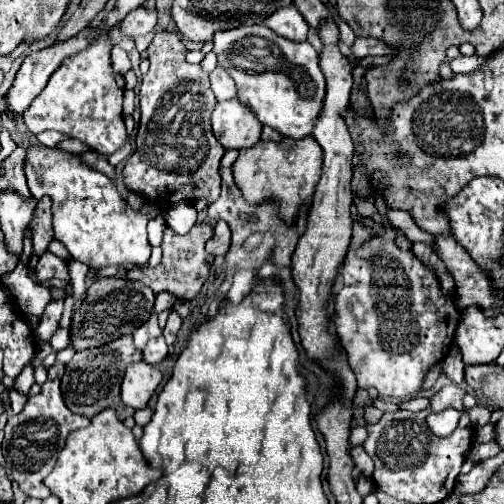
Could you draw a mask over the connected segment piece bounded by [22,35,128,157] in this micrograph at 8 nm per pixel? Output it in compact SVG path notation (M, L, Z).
M104 35L104 39L98 39L88 51L64 59L64 63L52 73L44 91L22 113L32 135L50 129L60 131L70 139L86 143L92 151L104 157L110 157L126 145L128 133L122 117L124 79L112 69L110 49L112 39Z

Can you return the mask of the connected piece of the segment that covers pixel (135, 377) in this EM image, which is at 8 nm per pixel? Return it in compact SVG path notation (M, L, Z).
M132 363L126 367L126 375L122 381L122 401L124 405L130 405L134 409L144 409L152 397L152 393L156 391L156 387L162 381L162 373L144 363Z

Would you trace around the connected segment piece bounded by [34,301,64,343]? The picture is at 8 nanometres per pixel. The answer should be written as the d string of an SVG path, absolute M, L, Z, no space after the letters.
M50 303L44 311L44 315L40 317L40 325L38 329L34 331L36 335L36 341L38 343L48 343L52 339L52 335L60 329L60 317L62 317L62 309L64 309L64 303Z

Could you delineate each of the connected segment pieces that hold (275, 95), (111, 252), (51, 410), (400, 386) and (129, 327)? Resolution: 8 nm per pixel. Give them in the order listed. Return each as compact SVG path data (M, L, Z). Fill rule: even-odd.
M290 5L272 13L266 19L266 25L216 31L212 41L214 53L218 55L218 67L222 67L234 79L238 101L248 105L252 113L260 119L260 123L270 125L284 137L302 139L312 133L314 119L318 117L324 99L326 83L318 67L318 53L308 41L304 41L308 33L308 23L296 11L296 7ZM268 39L278 39L278 43Z
M30 145L26 157L26 179L30 193L40 199L48 195L52 199L52 227L54 237L66 245L70 255L92 269L102 269L110 265L130 265L130 267L144 267L150 259L150 243L146 235L146 223L150 219L148 211L134 211L126 205L124 197L116 191L110 177L100 171L90 169L78 155L70 155L58 149L50 149L44 145Z
M46 381L42 385L42 391L38 395L30 395L24 409L18 415L8 417L6 423L6 435L2 443L2 453L6 457L6 467L10 469L12 479L18 483L18 487L28 495L36 499L44 499L50 495L48 487L44 485L44 477L54 469L58 453L62 451L66 437L82 427L88 427L90 419L84 415L74 415L62 399L60 393L60 381Z
M382 235L378 237L372 237L364 247L360 247L358 251L348 251L346 255L346 261L342 265L342 289L338 291L336 295L336 333L338 333L338 339L348 355L348 363L350 363L350 369L354 371L356 379L358 379L358 387L362 389L368 389L368 387L376 387L380 395L386 395L386 397L400 397L400 399L406 399L406 397L416 397L420 391L422 391L422 383L424 383L424 377L426 373L434 367L434 363L442 363L444 357L448 355L452 343L454 343L454 331L456 331L456 325L460 321L460 311L458 311L458 305L454 299L450 297L444 297L442 291L440 291L440 281L436 277L436 273L432 269L428 269L420 259L416 259L414 253L406 253L406 251L400 251L398 245L392 241L392 239L384 239Z
M104 277L94 281L86 289L86 297L80 309L72 315L70 341L74 349L76 351L94 349L104 343L116 341L124 335L132 335L146 319L150 319L154 311L154 299L156 299L156 293L150 287L144 287L140 281L132 281L128 277L124 279Z

